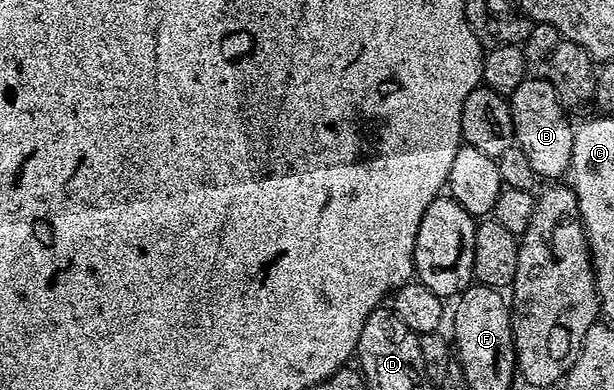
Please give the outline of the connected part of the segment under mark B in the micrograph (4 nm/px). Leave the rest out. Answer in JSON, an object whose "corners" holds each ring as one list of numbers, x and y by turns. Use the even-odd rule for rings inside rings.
{"corners":[[528,77,517,85,517,89,509,96,513,129,517,146,529,157,529,165,533,165,536,176,540,180,555,181,558,175,568,174,573,157,573,123,567,120,568,112,559,102,559,94,549,85,549,81]]}

